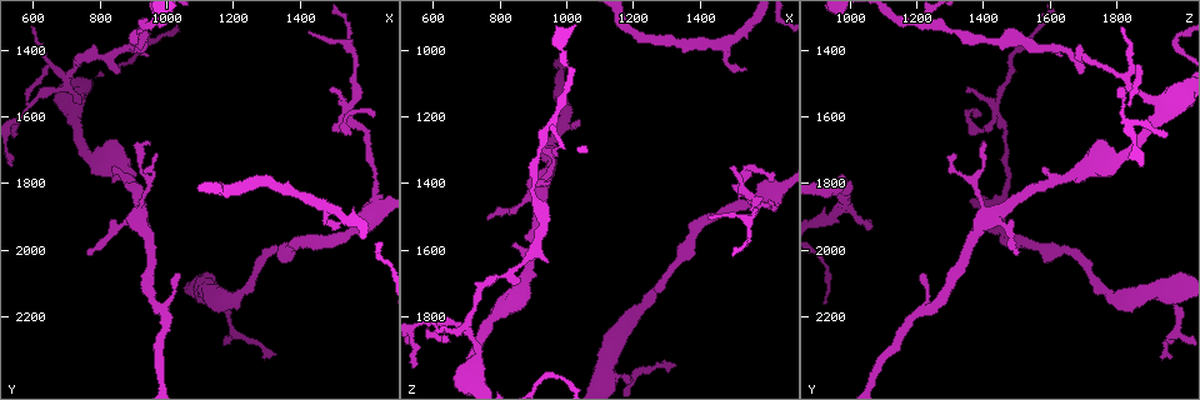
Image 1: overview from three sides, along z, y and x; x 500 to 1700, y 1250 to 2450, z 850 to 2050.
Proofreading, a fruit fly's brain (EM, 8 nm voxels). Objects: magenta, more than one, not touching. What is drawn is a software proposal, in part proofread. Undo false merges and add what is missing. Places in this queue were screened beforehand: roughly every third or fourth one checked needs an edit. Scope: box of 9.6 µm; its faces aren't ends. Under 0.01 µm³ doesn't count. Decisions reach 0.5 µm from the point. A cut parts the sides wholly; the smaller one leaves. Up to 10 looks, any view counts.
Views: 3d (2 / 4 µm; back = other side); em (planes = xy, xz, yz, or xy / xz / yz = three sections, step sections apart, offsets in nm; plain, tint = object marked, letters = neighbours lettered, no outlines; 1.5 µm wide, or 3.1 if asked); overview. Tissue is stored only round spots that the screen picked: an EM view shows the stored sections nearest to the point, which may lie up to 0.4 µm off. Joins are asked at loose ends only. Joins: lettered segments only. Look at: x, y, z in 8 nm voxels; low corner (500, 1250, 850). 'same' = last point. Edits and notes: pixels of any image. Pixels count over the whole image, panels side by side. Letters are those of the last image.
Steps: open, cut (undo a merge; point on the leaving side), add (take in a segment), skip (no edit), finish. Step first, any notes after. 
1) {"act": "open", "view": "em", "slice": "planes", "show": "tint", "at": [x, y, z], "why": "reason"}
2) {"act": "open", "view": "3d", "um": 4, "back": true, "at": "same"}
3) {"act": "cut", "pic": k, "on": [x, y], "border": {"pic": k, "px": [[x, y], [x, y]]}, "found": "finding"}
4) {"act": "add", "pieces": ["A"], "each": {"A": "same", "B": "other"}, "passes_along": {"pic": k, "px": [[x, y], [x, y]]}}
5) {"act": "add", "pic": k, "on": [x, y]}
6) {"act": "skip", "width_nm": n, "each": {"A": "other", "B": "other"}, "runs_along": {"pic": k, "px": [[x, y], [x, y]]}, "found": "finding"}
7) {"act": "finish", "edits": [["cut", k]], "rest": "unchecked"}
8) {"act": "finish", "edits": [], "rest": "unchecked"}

{"act": "open", "view": "em", "slice": "planes", "show": "plain", "at": [1470, 1860, 990], "why": "branch point"}

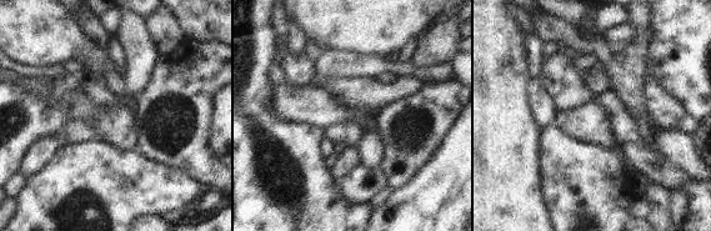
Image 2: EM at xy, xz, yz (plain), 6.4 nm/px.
{"act": "open", "view": "em", "slice": "planes", "show": "tint", "at": "same", "why": "with the object marked"}

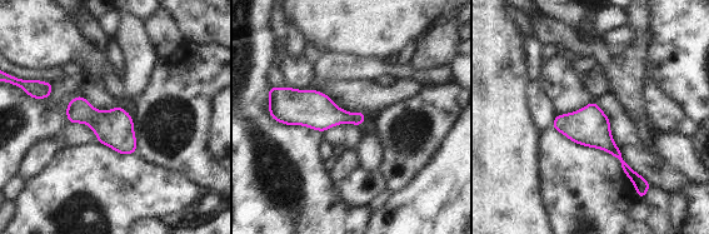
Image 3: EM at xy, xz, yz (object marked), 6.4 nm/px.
{"act": "open", "view": "em", "slice": "planes", "show": "letters", "at": "same", "why": "see the neighbours"}

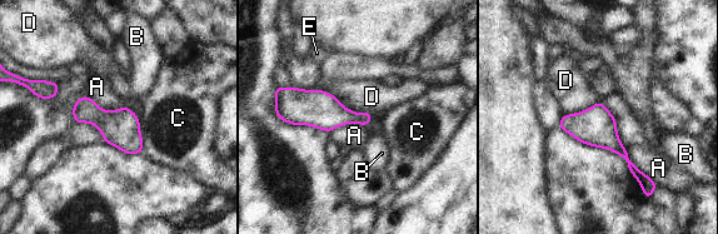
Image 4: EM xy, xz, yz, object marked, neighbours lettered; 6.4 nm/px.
{"act": "skip", "each": {"A": "other", "B": "other", "C": "other", "D": "other", "E": "other"}, "border": {"pic": 4, "px": [[599, 101], [629, 159], [656, 183]]}, "found": "continuous, no second neuron"}

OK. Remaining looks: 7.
{"act": "open", "view": "3d", "um": 2, "at": [1620, 1600, 1360], "why": "branch stops here"}

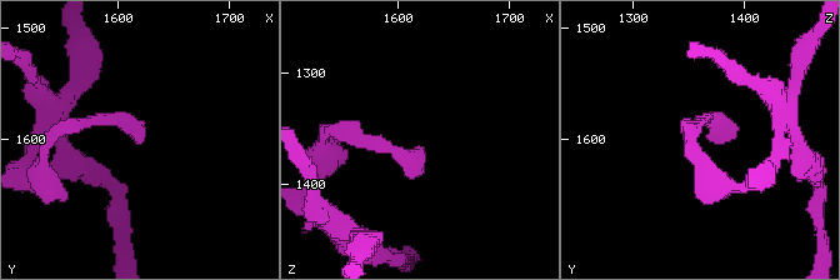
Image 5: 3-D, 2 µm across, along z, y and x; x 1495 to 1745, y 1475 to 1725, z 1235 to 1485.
{"act": "open", "view": "em", "slice": "yz", "step": 4, "show": "letters", "at": [1624, 1602, 1370]}

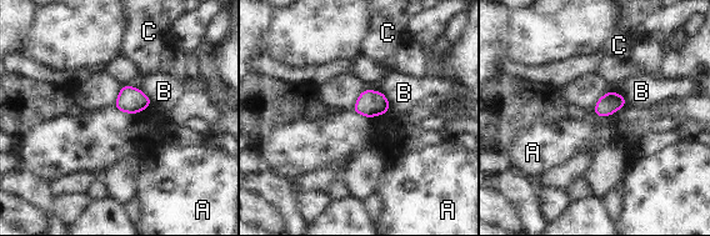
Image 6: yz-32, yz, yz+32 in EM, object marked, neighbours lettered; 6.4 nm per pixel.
{"act": "skip", "width_nm": 140, "each": {"A": "other", "B": "other", "C": "other"}, "border": {"pic": 6, "px": [[150, 103], [135, 113], [114, 106]]}, "found": "none of them fits"}

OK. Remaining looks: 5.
{"act": "open", "view": "em", "slice": "planes", "show": "letters", "at": [970, 1720, 1320], "why": "thin end"}

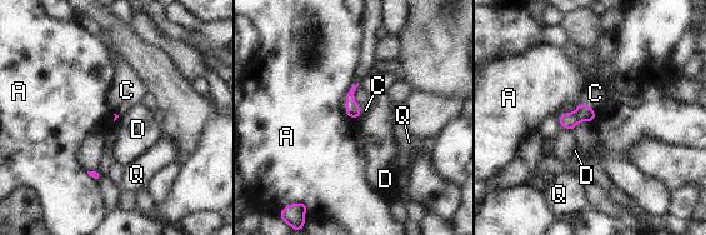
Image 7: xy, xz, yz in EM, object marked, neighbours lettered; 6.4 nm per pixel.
{"act": "add", "pieces": ["C"], "each": {"A": "other", "C": "same", "D": "other", "Q": "other"}, "passes_along": {"pic": 7, "px": [[569, 120], [587, 106], [595, 93]]}, "found": "the neuron continues"}

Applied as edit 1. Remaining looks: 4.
{"act": "open", "view": "overview"}

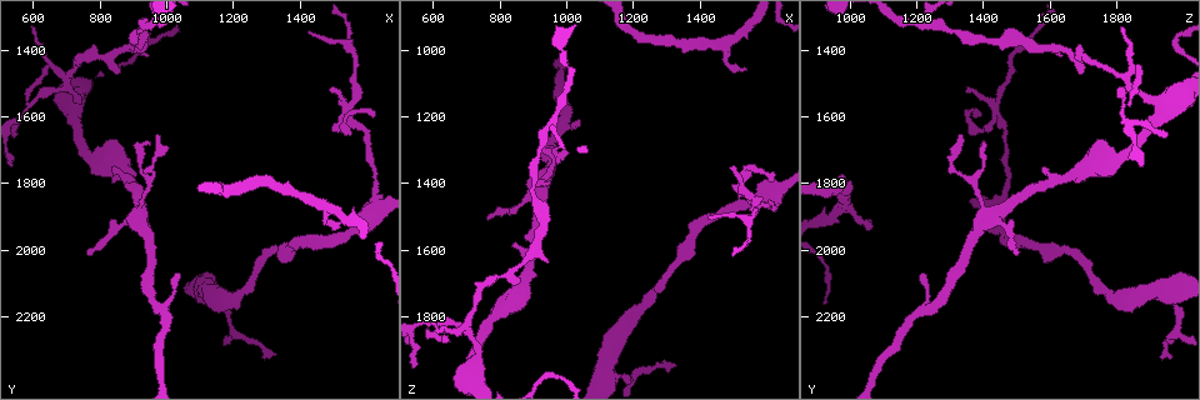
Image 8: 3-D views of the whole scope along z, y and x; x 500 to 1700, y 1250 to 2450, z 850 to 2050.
{"act": "open", "view": "3d", "um": 4, "at": [1140, 2140, 1970], "why": "branch point"}

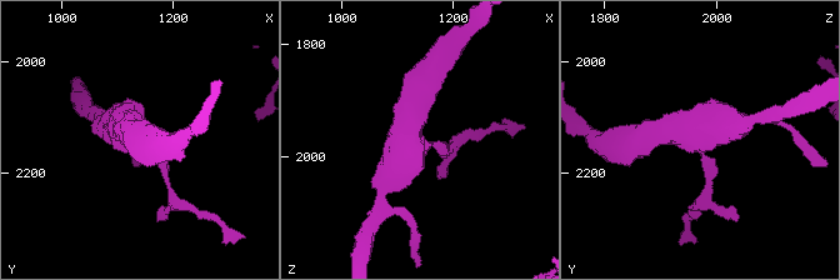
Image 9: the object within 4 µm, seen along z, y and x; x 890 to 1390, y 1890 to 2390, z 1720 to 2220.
{"act": "open", "view": "em", "slice": "planes", "show": "letters", "at": [1140, 2140, 1975]}

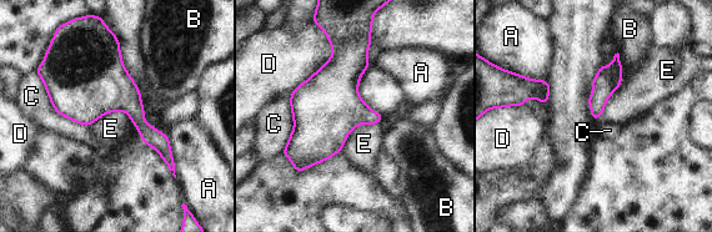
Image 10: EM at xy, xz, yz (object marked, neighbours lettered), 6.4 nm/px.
{"act": "skip", "width_nm": 160, "each": {"A": "other", "B": "other", "C": "other", "D": "other", "E": "other"}, "found": "continuous, no second neuron"}

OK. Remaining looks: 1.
{"act": "finish", "edits": [["add", 7]], "rest": "unchecked"}

